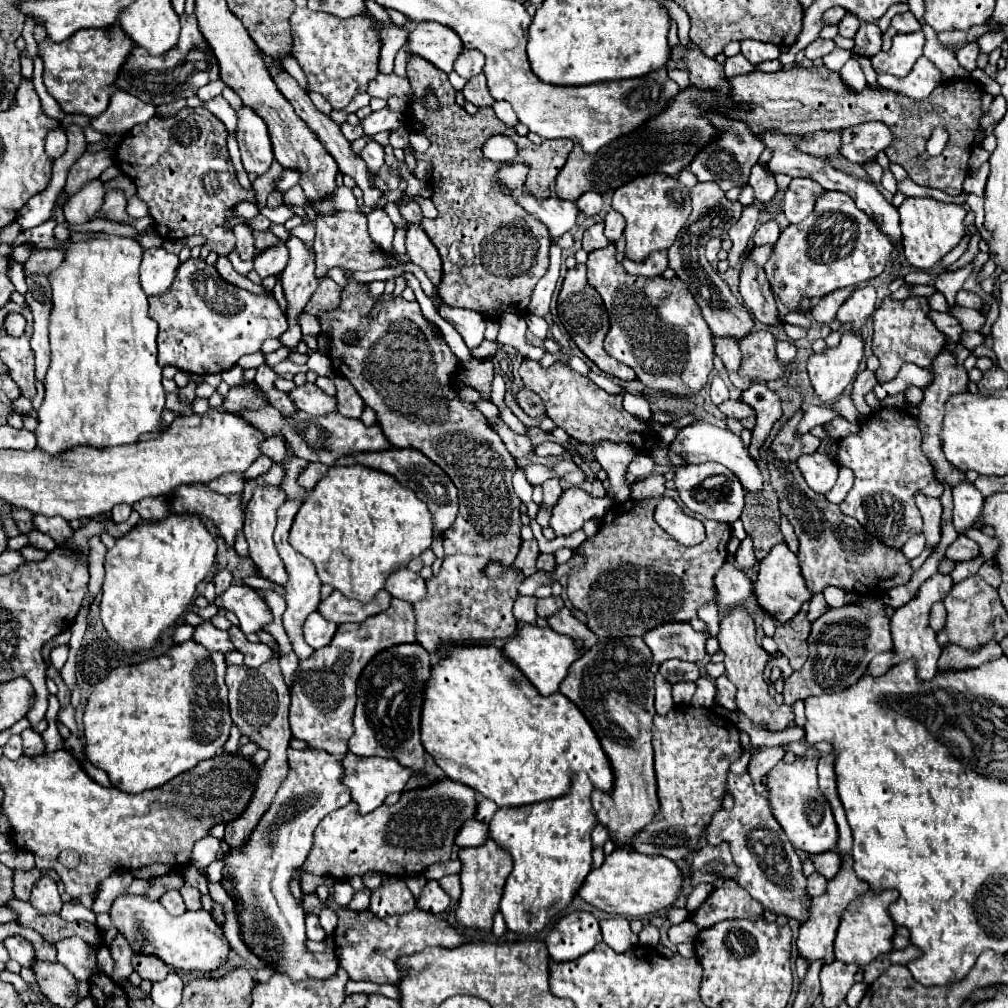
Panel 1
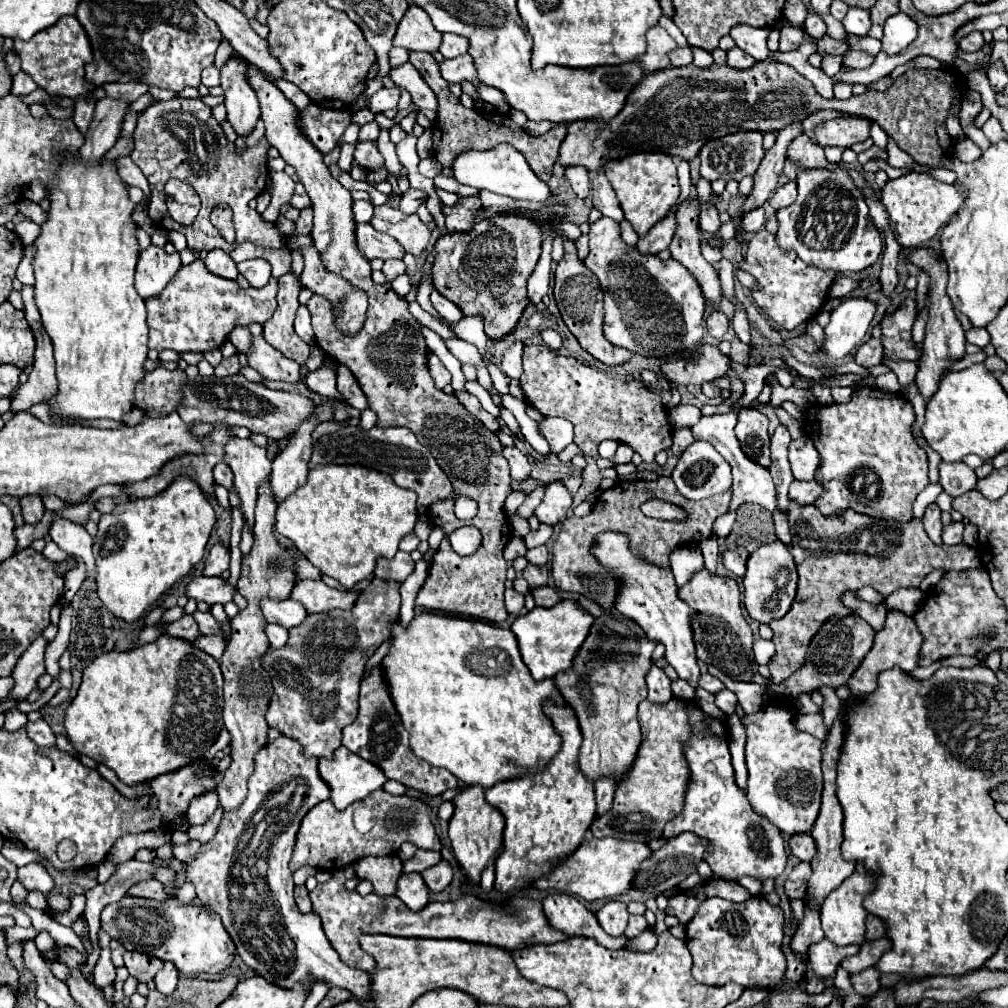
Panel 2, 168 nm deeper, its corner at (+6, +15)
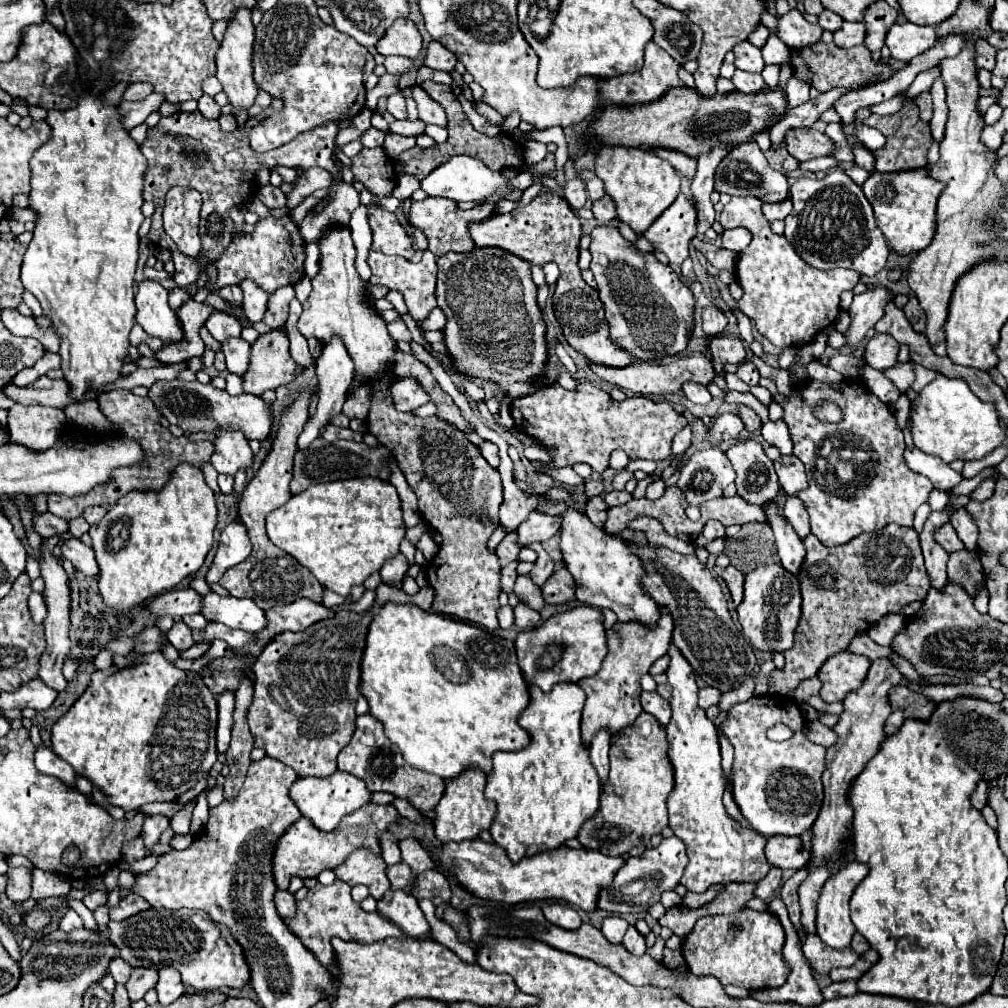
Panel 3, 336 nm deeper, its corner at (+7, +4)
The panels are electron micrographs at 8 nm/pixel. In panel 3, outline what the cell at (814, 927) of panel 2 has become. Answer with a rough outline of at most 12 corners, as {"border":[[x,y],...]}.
{"border":[[822,867],[798,889],[804,935],[816,935],[820,889],[830,877]]}

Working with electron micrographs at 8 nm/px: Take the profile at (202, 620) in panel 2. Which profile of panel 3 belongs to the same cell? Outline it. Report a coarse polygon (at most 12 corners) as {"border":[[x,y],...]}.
{"border":[[174,623],[166,633],[168,641],[186,651],[194,645],[192,629]]}

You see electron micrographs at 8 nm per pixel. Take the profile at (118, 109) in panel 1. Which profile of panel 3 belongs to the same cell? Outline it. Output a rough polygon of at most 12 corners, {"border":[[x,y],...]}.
{"border":[[132,83],[124,101],[142,101],[152,93],[150,83]]}

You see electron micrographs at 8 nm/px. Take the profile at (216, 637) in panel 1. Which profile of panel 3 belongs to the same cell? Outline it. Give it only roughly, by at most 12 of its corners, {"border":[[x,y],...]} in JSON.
{"border":[[158,627],[136,635],[136,653],[158,651],[166,637]]}

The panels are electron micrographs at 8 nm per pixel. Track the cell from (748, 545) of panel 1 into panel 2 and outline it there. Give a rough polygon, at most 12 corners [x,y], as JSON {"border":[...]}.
{"border":[[743,546],[725,550],[723,566],[729,572],[745,576],[749,554]]}

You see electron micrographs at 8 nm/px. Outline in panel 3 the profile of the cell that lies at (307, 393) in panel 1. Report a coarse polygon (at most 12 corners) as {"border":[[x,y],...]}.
{"border":[[238,337],[222,343],[228,371],[242,375],[250,345]]}

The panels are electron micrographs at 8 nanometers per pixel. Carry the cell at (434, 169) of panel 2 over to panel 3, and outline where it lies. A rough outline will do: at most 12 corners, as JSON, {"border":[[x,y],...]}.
{"border":[[452,157],[420,181],[432,197],[480,201],[516,191],[500,171]]}

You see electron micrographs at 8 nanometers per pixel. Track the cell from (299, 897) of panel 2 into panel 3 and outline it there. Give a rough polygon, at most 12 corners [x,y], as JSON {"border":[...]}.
{"border":[[278,891],[274,897],[282,917],[296,911],[296,899],[288,891]]}

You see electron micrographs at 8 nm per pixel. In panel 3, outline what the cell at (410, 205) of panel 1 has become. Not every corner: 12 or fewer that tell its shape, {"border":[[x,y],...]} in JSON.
{"border":[[450,199],[414,201],[410,223],[434,255],[474,249],[468,223],[494,203],[462,211]]}

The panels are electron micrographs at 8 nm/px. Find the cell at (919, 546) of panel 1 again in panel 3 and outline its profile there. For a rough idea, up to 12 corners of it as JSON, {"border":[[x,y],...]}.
{"border":[[938,375],[916,395],[914,445],[944,463],[1006,439],[994,403]]}

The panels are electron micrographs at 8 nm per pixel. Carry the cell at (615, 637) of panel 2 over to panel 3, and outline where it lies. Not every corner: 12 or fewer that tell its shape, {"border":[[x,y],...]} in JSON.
{"border":[[668,611],[658,627],[616,623],[586,693],[582,743],[620,735],[642,713],[640,679],[666,655]]}

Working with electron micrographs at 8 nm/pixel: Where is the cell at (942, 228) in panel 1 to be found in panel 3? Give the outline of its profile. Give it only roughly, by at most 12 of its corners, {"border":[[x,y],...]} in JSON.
{"border":[[926,169],[874,173],[862,191],[888,247],[934,239],[944,183]]}

